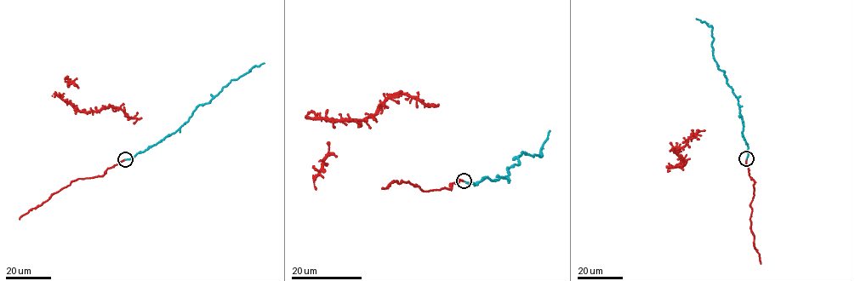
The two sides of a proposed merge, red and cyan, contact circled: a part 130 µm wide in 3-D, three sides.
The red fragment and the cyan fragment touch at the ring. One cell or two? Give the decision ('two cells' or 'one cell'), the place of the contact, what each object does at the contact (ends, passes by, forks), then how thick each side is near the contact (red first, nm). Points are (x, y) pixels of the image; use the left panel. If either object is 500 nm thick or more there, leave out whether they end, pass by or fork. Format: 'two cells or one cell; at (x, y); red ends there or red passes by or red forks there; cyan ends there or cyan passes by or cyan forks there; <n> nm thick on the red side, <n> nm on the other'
one cell; at (125, 159); red ends there; cyan ends there; 240 nm thick on the red side, 90 nm on the other

